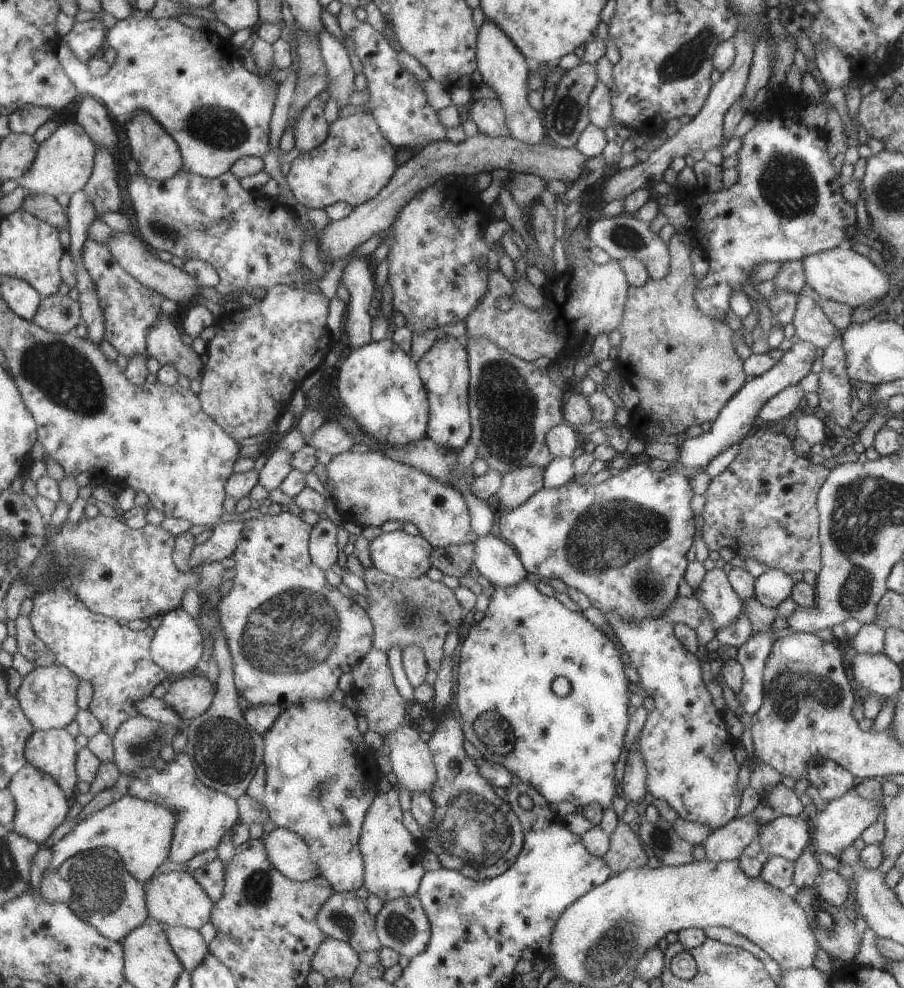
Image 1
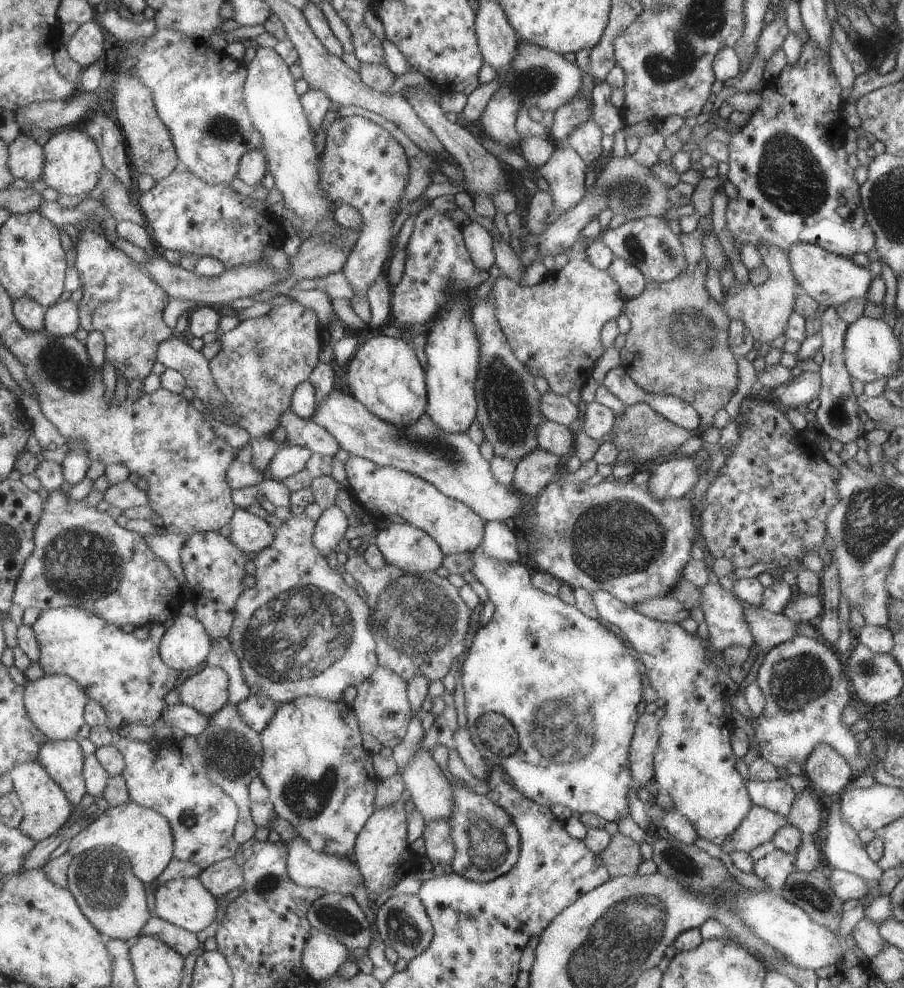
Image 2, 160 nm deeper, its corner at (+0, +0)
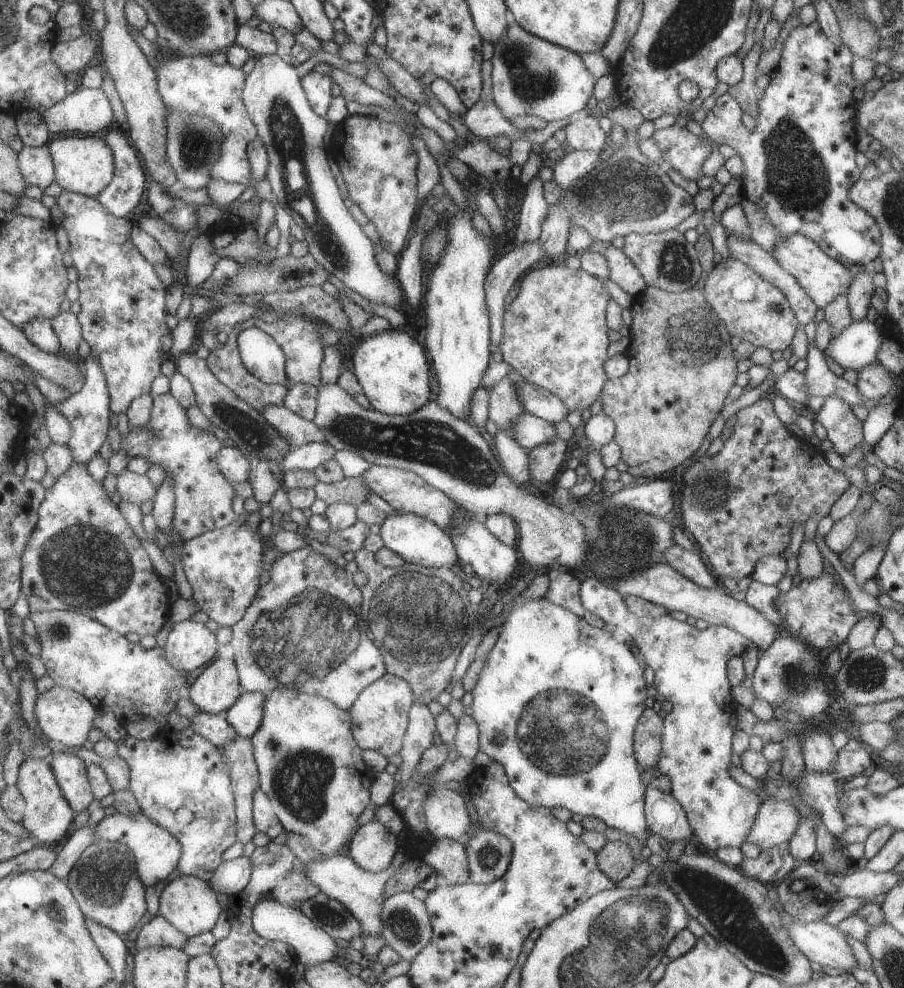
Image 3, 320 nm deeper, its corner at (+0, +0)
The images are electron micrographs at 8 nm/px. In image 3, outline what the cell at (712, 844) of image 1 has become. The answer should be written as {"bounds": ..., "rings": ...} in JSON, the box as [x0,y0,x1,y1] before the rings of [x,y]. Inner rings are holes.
{"bounds":[744,798,799,850],"rings":[[[767,798],[759,804],[755,821],[744,842],[760,850],[787,844],[799,822],[799,812],[789,800]]]}

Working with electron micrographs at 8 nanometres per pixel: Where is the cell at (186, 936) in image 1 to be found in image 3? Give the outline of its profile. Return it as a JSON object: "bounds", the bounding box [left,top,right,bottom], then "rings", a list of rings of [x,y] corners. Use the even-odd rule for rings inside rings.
{"bounds":[131,915,187,951],"rings":[[[158,915],[140,928],[131,949],[133,951],[142,950],[151,946],[182,949],[185,940],[187,940],[185,934],[181,934],[165,918]]]}

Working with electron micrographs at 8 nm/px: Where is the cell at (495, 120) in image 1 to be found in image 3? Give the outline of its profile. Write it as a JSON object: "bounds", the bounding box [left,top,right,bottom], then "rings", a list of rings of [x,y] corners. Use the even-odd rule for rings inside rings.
{"bounds":[491,18,596,122],"rings":[[[512,18],[492,51],[491,97],[505,120],[532,115],[551,122],[574,117],[587,105],[596,79],[577,54],[525,32]]]}

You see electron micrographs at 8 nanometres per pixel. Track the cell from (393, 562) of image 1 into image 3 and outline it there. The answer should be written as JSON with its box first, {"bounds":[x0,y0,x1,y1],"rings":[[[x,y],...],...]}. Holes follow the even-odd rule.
{"bounds":[380,513,459,568],"rings":[[[399,513],[386,516],[385,522],[380,526],[380,536],[383,547],[403,558],[404,563],[425,568],[450,567],[459,563],[453,542],[447,532],[421,516]]]}

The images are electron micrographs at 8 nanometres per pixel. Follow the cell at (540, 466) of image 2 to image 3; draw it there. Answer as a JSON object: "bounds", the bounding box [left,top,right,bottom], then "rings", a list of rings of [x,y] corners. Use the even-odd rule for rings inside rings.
{"bounds":[527,438,567,483],"rings":[[[555,438],[553,442],[545,442],[527,450],[529,480],[544,483],[555,483],[559,475],[559,468],[565,462],[567,453],[566,442]]]}

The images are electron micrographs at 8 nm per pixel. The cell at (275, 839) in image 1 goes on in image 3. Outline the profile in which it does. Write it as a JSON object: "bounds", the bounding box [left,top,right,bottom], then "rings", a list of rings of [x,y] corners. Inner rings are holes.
{"bounds":[303,854,392,935],"rings":[[[335,854],[323,860],[315,860],[309,864],[303,864],[305,876],[309,882],[317,886],[318,890],[328,898],[341,902],[349,914],[361,924],[362,935],[381,935],[381,902],[383,902],[383,886],[390,878],[392,870],[381,870],[377,874],[362,870],[345,854]]]}

